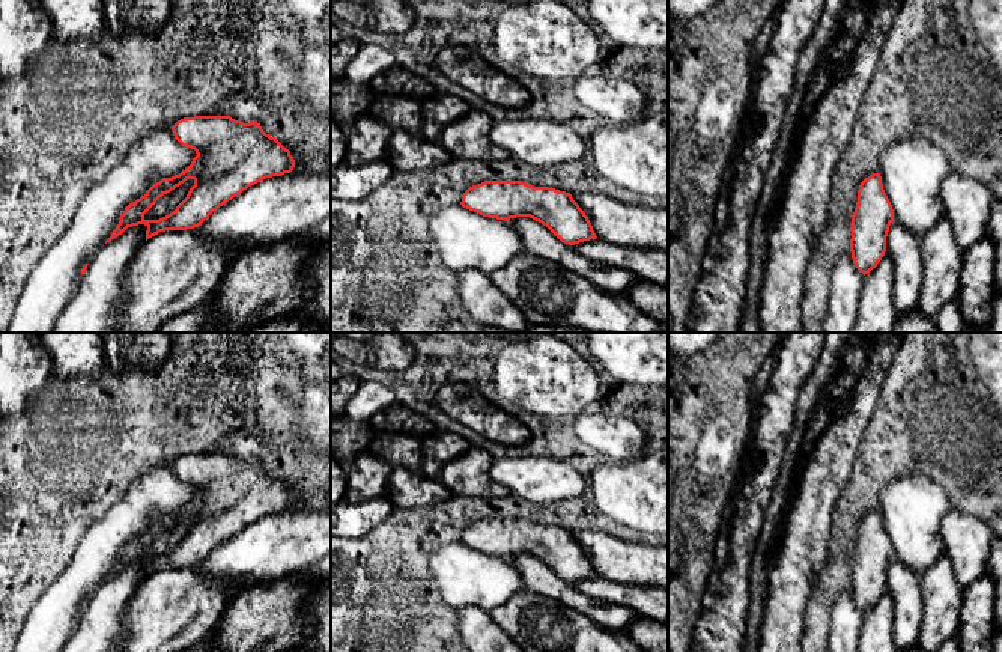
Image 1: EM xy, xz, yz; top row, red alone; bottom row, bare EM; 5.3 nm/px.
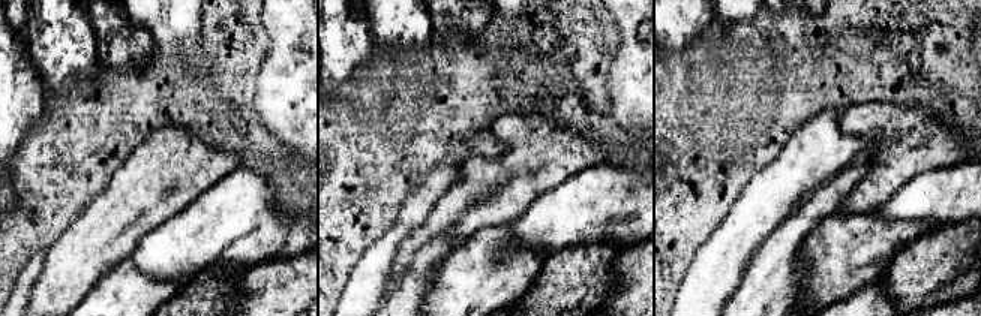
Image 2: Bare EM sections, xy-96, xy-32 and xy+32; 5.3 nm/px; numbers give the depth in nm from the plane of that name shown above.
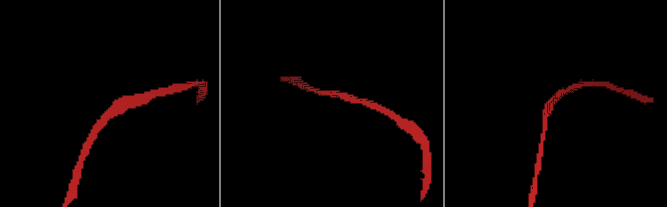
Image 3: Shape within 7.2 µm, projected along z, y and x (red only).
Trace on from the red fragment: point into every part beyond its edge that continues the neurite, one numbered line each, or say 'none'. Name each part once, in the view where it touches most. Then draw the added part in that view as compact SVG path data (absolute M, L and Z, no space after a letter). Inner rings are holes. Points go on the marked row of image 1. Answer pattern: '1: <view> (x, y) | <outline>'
none

